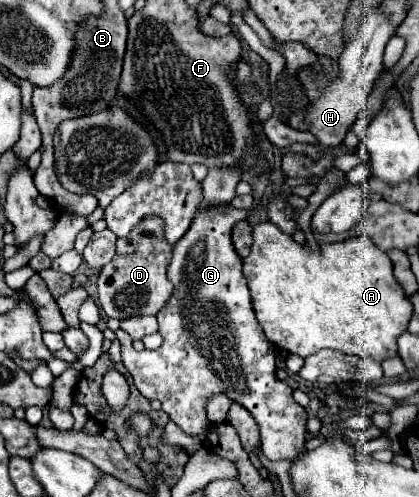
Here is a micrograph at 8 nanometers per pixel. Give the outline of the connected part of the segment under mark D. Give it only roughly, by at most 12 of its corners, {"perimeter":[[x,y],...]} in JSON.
{"perimeter":[[160,218],[116,242],[98,276],[108,318],[156,314],[172,294]]}

